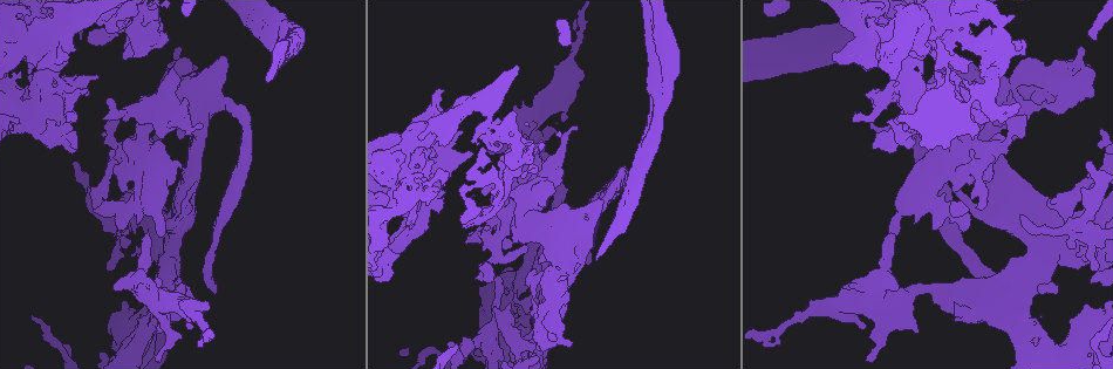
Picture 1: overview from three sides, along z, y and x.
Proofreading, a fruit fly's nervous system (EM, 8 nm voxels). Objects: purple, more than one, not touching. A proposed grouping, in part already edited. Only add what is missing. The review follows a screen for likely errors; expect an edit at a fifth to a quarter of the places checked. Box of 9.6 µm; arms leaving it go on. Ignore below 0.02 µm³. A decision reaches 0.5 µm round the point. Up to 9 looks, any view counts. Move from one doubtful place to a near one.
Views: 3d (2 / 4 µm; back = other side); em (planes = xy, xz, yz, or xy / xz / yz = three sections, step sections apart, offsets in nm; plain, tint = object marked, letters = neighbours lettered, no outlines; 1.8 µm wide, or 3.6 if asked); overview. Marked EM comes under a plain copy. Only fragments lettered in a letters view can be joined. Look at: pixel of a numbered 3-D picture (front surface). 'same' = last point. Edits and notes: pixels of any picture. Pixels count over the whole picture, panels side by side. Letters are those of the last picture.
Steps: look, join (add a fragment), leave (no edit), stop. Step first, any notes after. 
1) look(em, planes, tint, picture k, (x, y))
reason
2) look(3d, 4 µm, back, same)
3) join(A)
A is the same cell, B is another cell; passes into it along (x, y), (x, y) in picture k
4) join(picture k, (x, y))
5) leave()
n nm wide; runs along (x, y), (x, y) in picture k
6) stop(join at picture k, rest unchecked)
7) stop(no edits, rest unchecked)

look(3d, 2 µm, back, picture 1, (88, 40))
free end

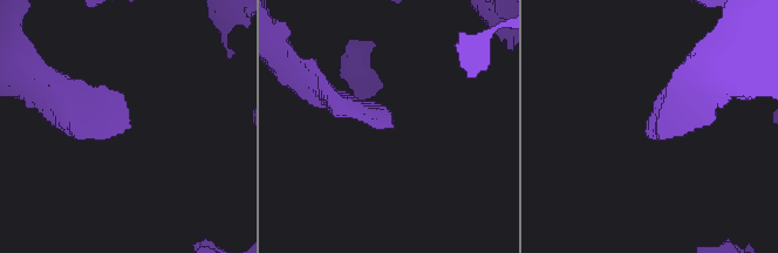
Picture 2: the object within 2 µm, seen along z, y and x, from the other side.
look(em, planes, letters, picture 2, (650, 127))

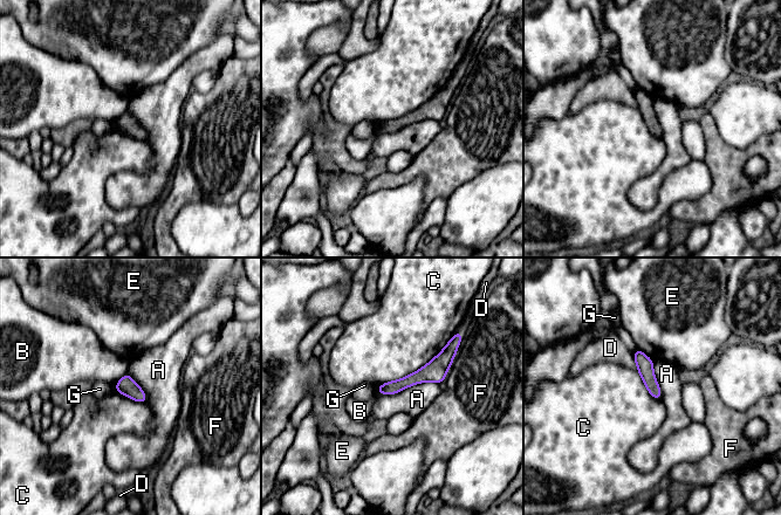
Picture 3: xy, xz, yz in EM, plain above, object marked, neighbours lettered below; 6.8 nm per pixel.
leave()
A, B, C, D, E, F and G are other cells; border along (439, 383), (378, 395) in picture 3; no lettered fragment goes on from it

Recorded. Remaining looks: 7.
look(3d, 2 µm, picture 1, (470, 234))

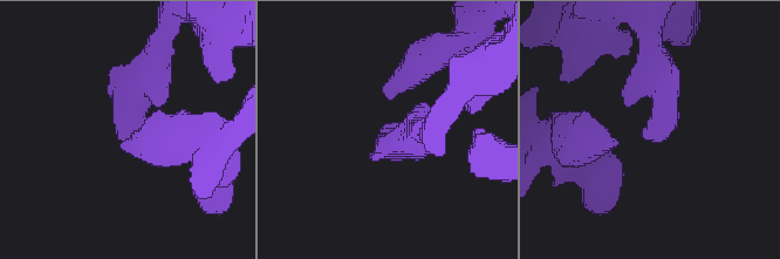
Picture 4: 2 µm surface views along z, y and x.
look(em, xy, step 4, letters, picture 4, (122, 138))
shape alone is not enough

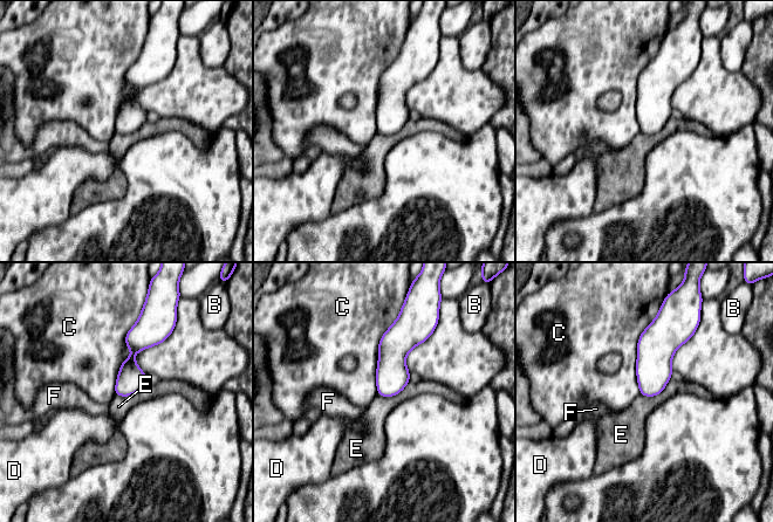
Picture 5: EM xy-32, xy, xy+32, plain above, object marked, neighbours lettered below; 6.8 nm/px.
look(em, planes, letters, same)
cut it another way

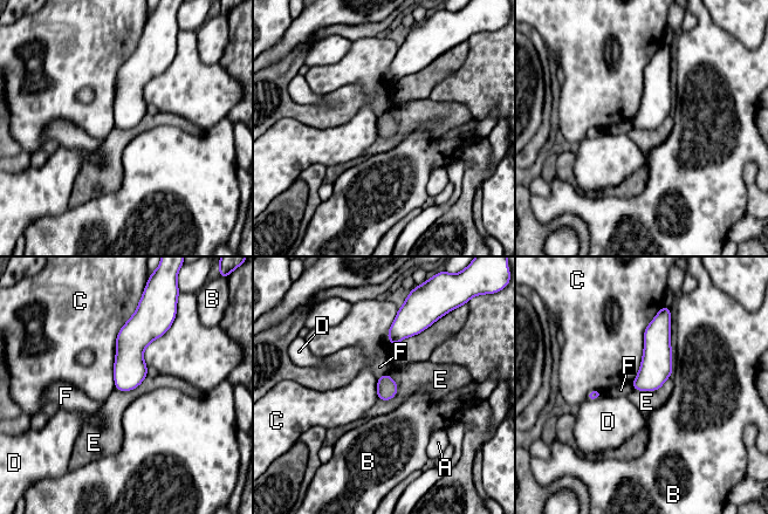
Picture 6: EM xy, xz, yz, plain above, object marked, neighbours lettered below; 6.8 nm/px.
leave()
140 nm wide; C touches over 600 nm; A, B, C, D, E and F are other cells; no lettered fragment goes on from it

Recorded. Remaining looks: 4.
look(em, planes, letters, picture 1, (214, 293))
an open end

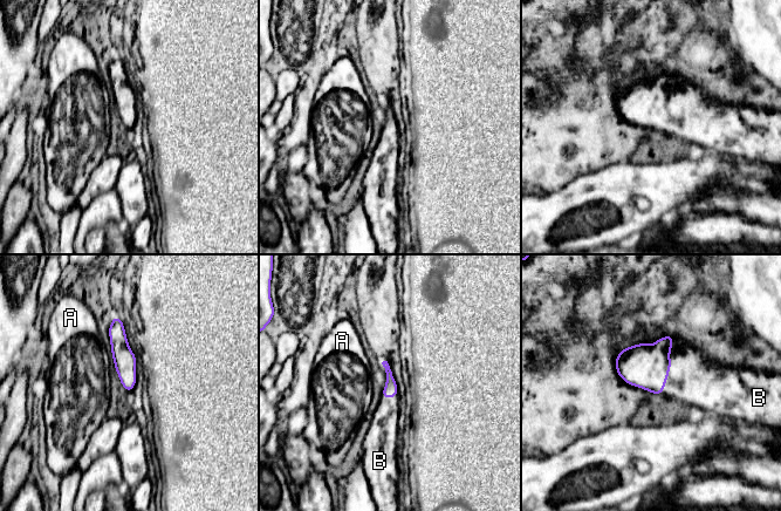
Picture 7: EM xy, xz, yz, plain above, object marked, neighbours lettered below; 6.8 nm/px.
join(B)
B is the same cell, A is another cell; it goes on there

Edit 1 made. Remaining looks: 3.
look(3d, 4 µm, back, picture 1, (531, 346))
branch stops here

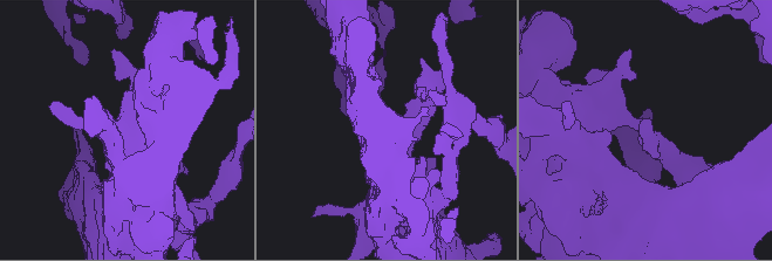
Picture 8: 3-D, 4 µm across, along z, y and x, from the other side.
look(em, xy, step 4, tint, picture 8, (650, 121))
arms of 220, 380 nm

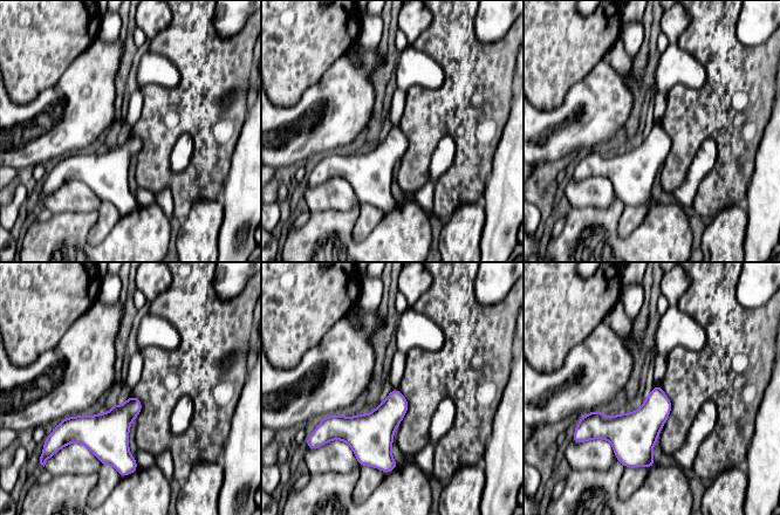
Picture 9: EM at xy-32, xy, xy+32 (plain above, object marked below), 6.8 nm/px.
look(em, planes, letters, same)
another direction

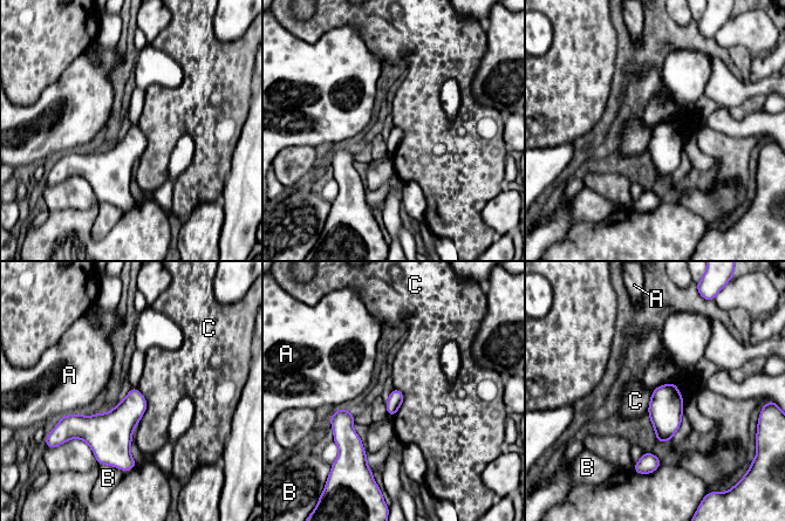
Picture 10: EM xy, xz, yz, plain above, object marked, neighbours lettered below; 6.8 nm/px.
leave()
A, B and C are other cells; border along (136, 388), (147, 403), (137, 425) in picture 10; no lettered fragment goes on from it

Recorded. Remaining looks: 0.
stop(join at picture 7, rest unchecked)

